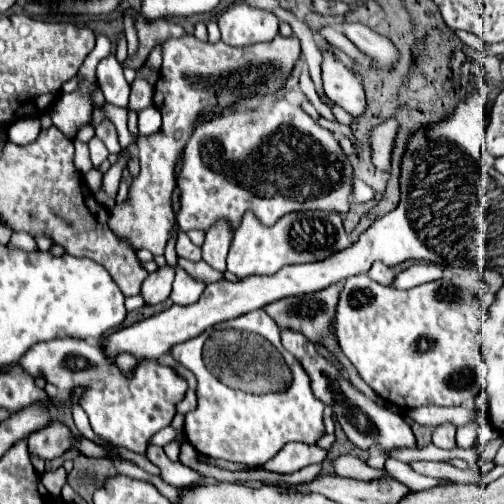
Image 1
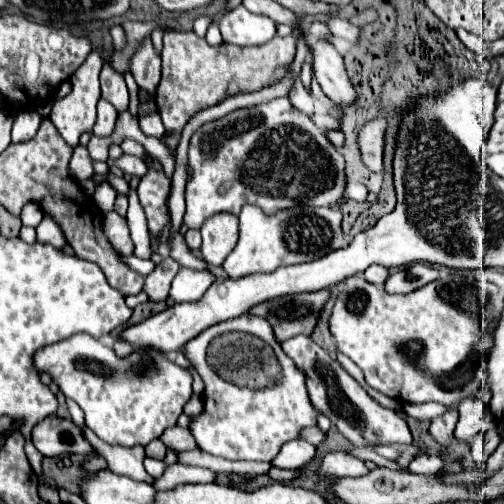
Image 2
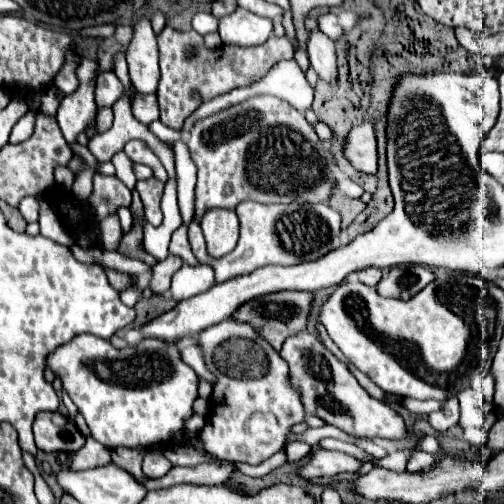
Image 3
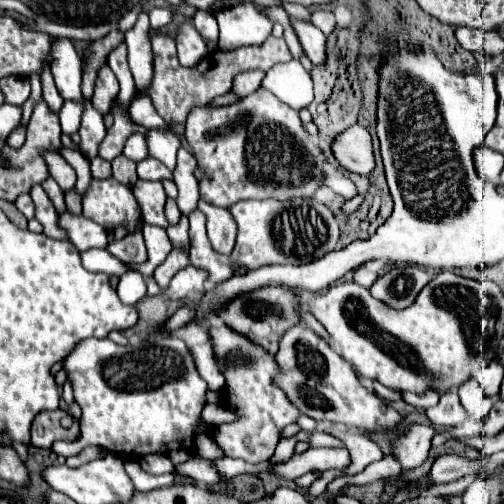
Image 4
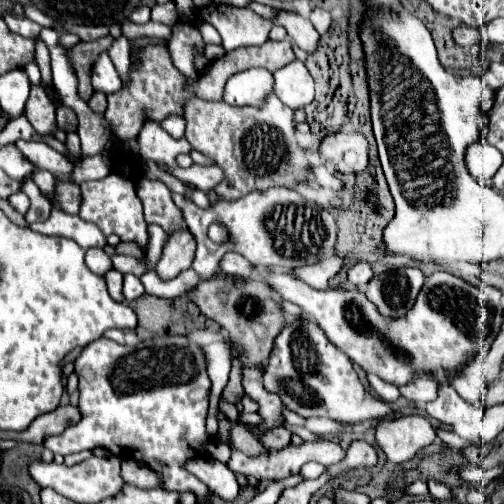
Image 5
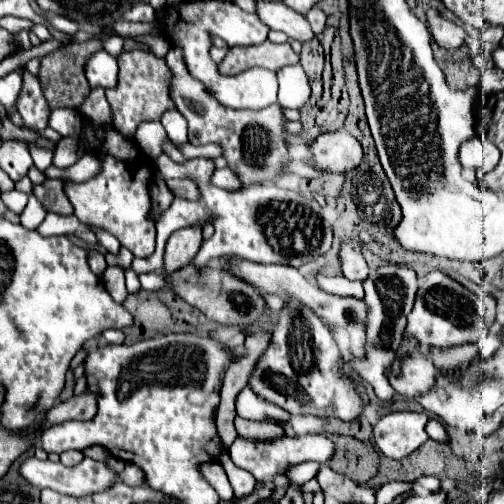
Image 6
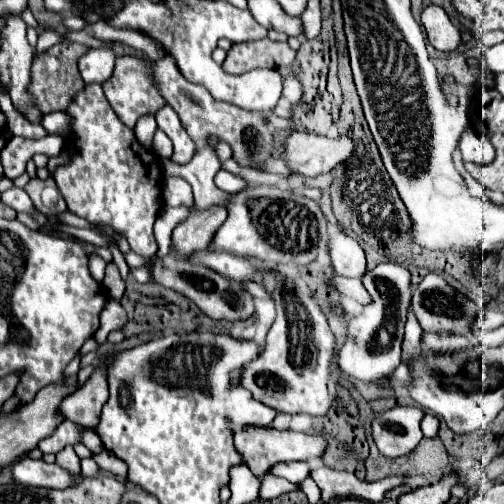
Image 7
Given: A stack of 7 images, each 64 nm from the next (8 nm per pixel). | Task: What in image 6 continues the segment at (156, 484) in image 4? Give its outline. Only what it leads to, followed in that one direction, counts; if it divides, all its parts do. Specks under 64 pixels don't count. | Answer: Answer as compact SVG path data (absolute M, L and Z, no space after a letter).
M126 462L126 466L124 466L124 470L122 470L122 474L118 476L124 484L128 484L128 486L140 486L140 484L144 484L146 480L144 480L144 472L136 466L136 464L130 464L130 462Z

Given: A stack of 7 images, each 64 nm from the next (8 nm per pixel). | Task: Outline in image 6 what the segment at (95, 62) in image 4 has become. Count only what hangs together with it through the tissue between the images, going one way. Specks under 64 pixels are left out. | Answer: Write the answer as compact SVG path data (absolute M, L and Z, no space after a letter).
M92 38L82 44L66 44L60 50L42 58L38 80L40 80L40 84L44 84L44 96L46 96L50 108L76 108L82 104L84 96L90 94L90 84L84 76L84 66L86 66L88 58L98 50L102 50L102 40Z

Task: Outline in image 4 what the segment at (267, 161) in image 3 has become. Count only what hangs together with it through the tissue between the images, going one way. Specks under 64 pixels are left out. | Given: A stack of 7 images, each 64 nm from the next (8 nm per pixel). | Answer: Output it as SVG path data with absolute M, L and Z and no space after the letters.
M258 90L238 104L222 106L222 108L194 108L186 120L186 140L198 160L204 178L200 180L200 200L230 208L240 200L266 200L274 198L280 202L294 198L312 198L318 186L324 180L324 162L326 156L322 150L310 140L300 114L288 104L280 102L274 94L266 90Z

